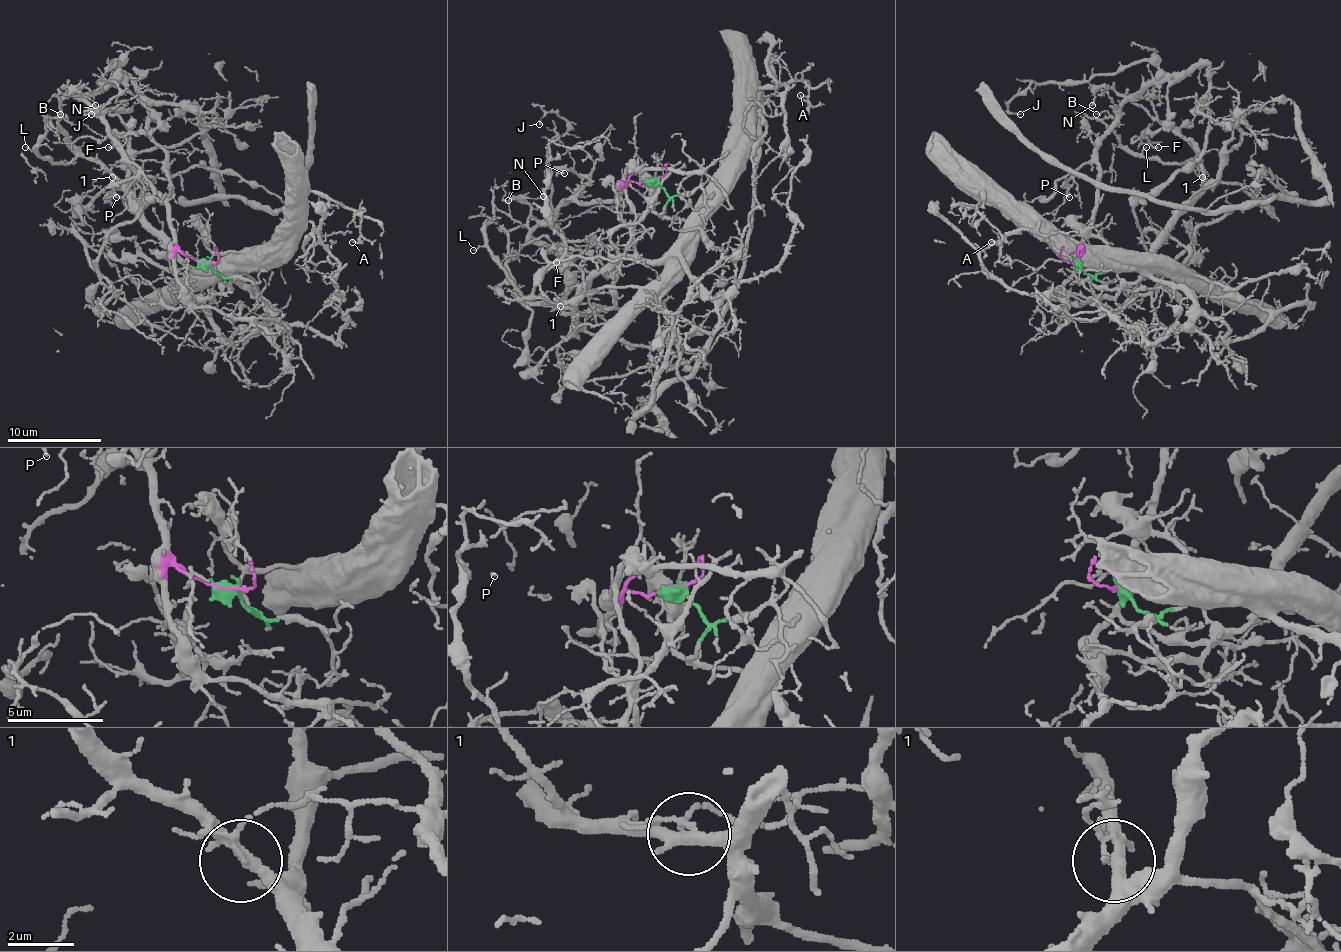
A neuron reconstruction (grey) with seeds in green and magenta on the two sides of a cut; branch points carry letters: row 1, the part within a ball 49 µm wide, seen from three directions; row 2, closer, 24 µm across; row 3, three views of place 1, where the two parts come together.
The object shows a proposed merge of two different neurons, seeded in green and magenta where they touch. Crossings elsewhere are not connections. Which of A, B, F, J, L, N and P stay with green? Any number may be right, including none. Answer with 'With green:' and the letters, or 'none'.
With green: A, B, L

